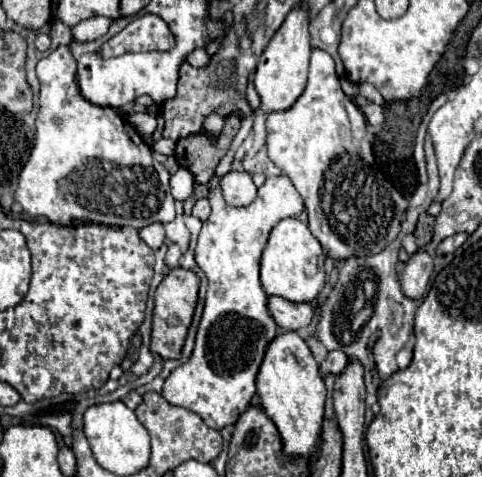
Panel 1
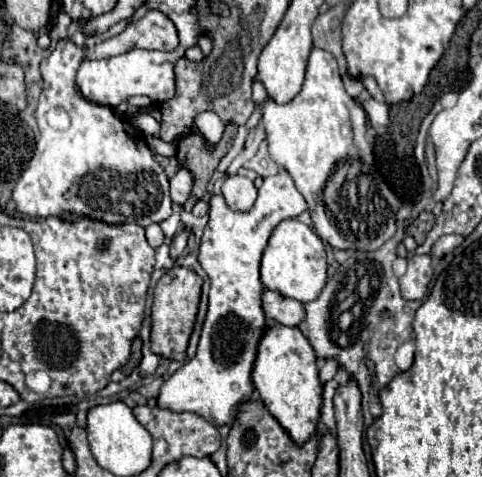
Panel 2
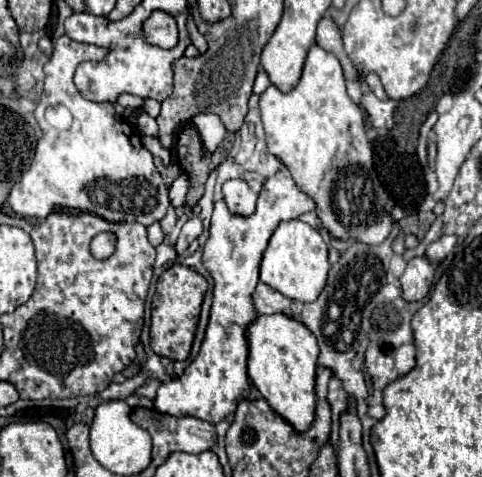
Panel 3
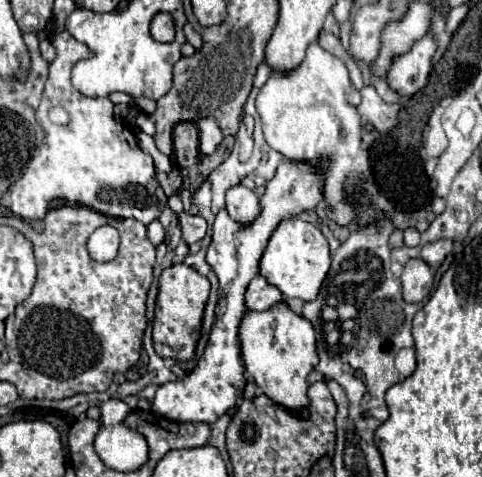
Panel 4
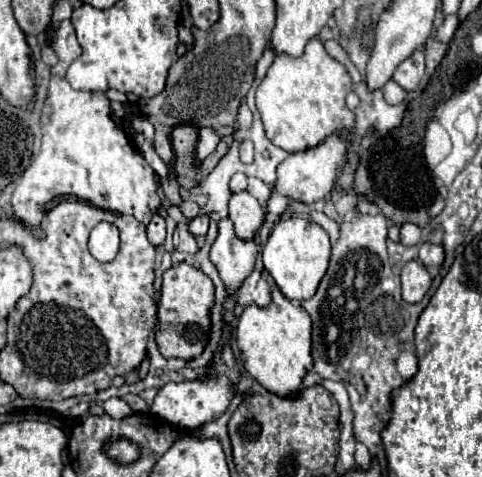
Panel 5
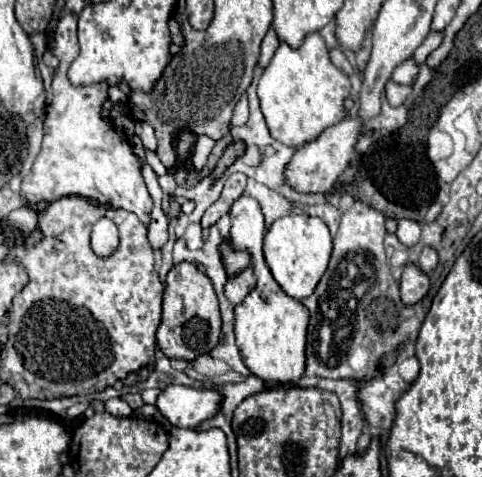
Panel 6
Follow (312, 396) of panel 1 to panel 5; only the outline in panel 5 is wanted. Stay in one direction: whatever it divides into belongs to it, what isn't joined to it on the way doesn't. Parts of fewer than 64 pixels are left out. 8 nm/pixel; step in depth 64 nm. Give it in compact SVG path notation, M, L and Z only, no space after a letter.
M276 286L272 288L272 302L264 308L252 304L238 316L238 348L244 368L268 392L278 396L294 396L304 374L312 368L312 322L302 306L294 306Z

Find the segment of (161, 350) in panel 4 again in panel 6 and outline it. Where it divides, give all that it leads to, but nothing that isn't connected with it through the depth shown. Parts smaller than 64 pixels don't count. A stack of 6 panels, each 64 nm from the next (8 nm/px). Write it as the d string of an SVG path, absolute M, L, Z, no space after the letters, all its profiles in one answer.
M190 262L176 264L166 278L164 302L162 302L162 324L158 328L158 348L168 358L180 358L192 362L194 358L208 354L220 340L222 318L218 298L210 278Z

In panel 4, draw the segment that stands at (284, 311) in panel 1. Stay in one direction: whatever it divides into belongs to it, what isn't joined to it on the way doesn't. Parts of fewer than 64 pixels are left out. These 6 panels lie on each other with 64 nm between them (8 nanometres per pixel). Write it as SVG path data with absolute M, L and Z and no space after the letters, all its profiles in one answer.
M256 276L248 288L246 288L246 294L244 294L244 300L246 300L246 308L248 310L268 310L274 306L274 302L282 302L282 294L276 286L268 284L264 280L264 276Z

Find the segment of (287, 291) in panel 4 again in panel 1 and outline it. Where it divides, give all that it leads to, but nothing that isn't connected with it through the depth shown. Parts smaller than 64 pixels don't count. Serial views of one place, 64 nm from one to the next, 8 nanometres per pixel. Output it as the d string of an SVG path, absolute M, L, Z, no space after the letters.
M298 218L280 220L268 238L268 244L260 260L260 280L270 296L282 296L290 302L312 302L318 298L320 290L326 284L324 274L324 250L320 242L312 236L310 228Z

